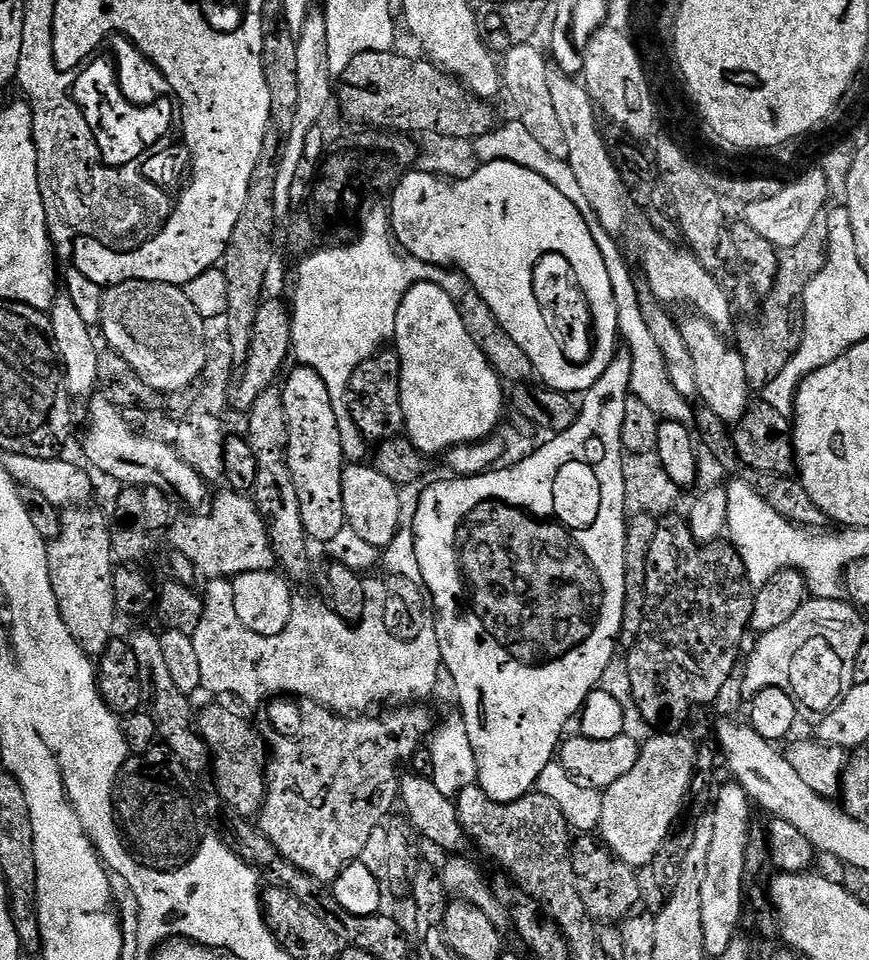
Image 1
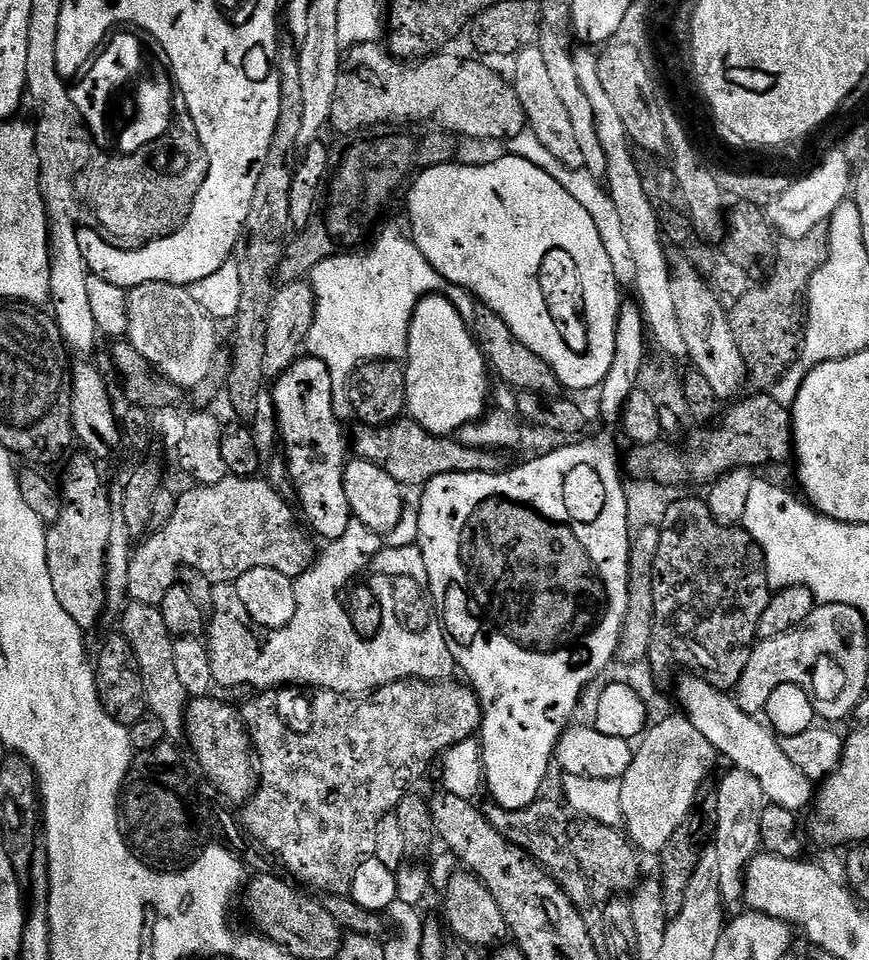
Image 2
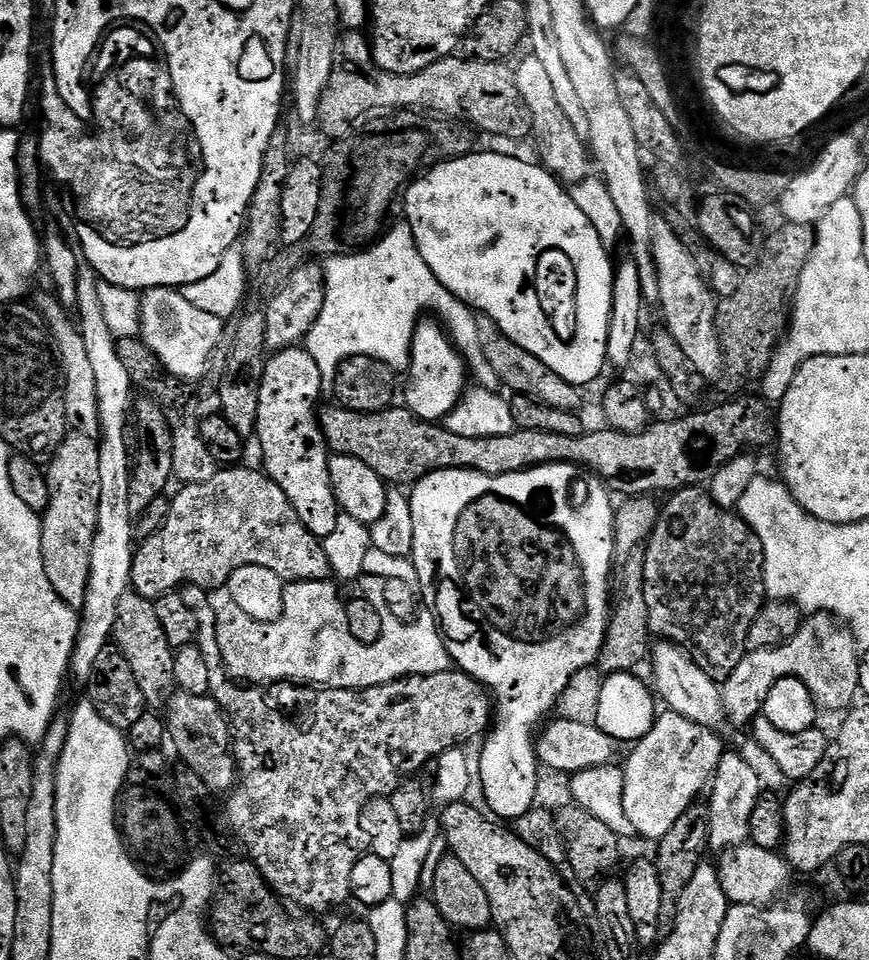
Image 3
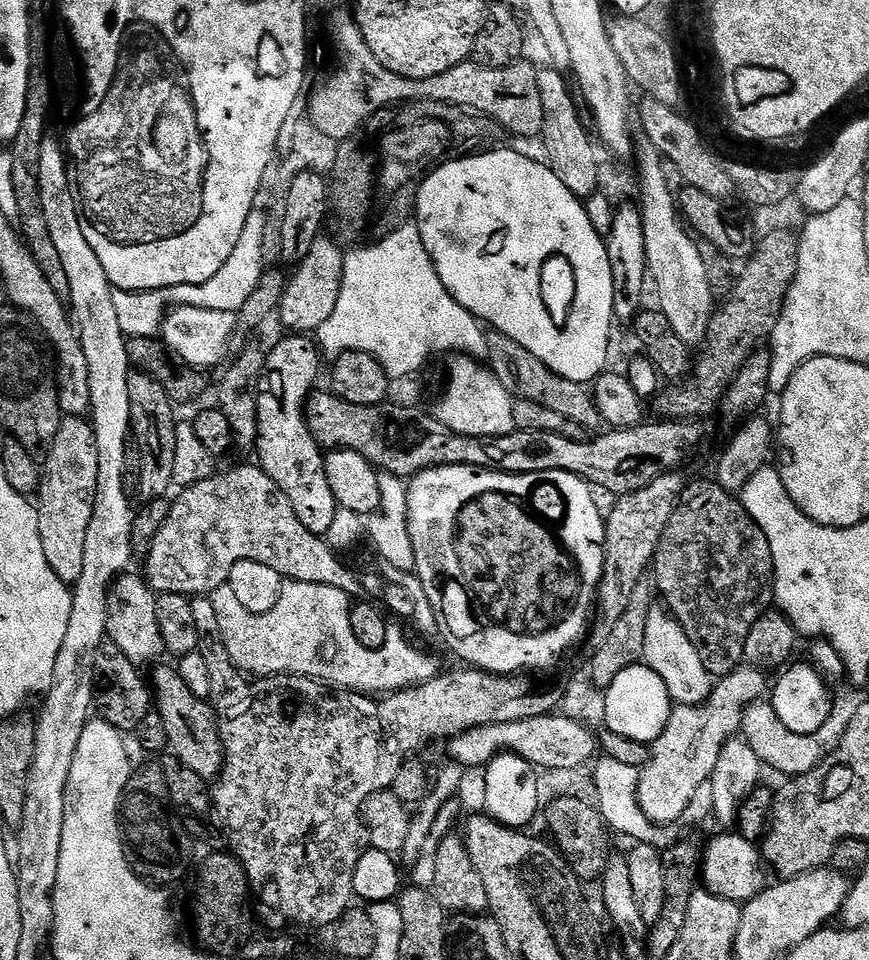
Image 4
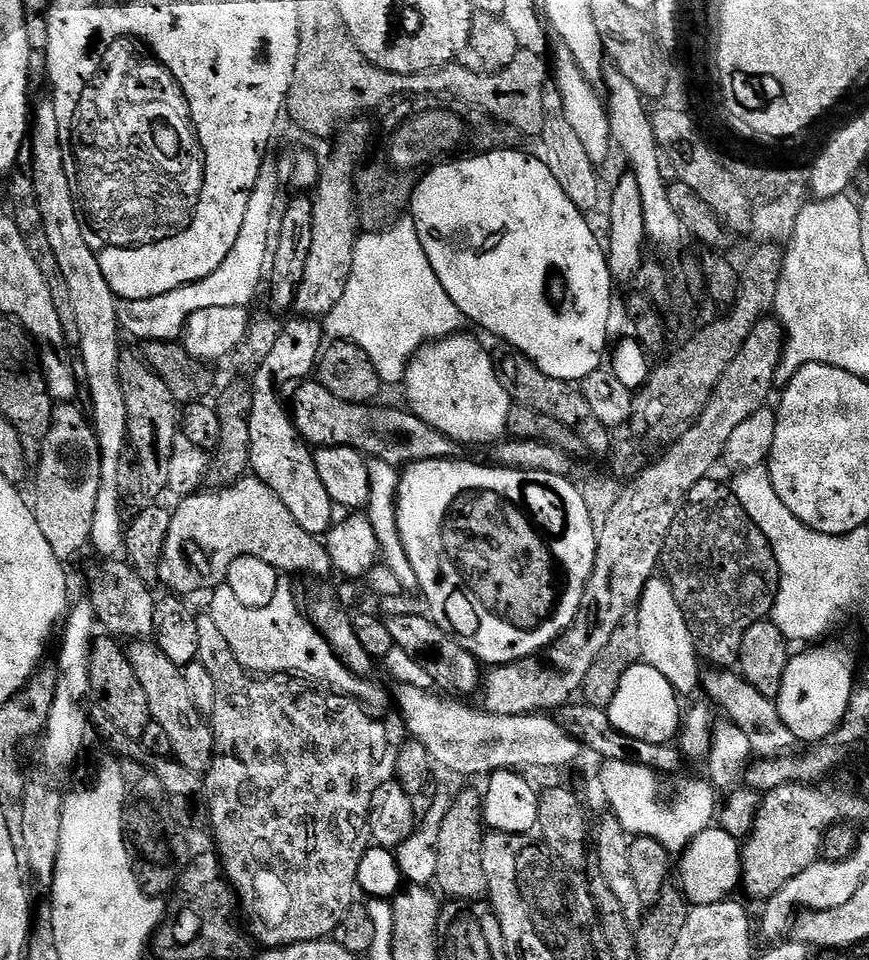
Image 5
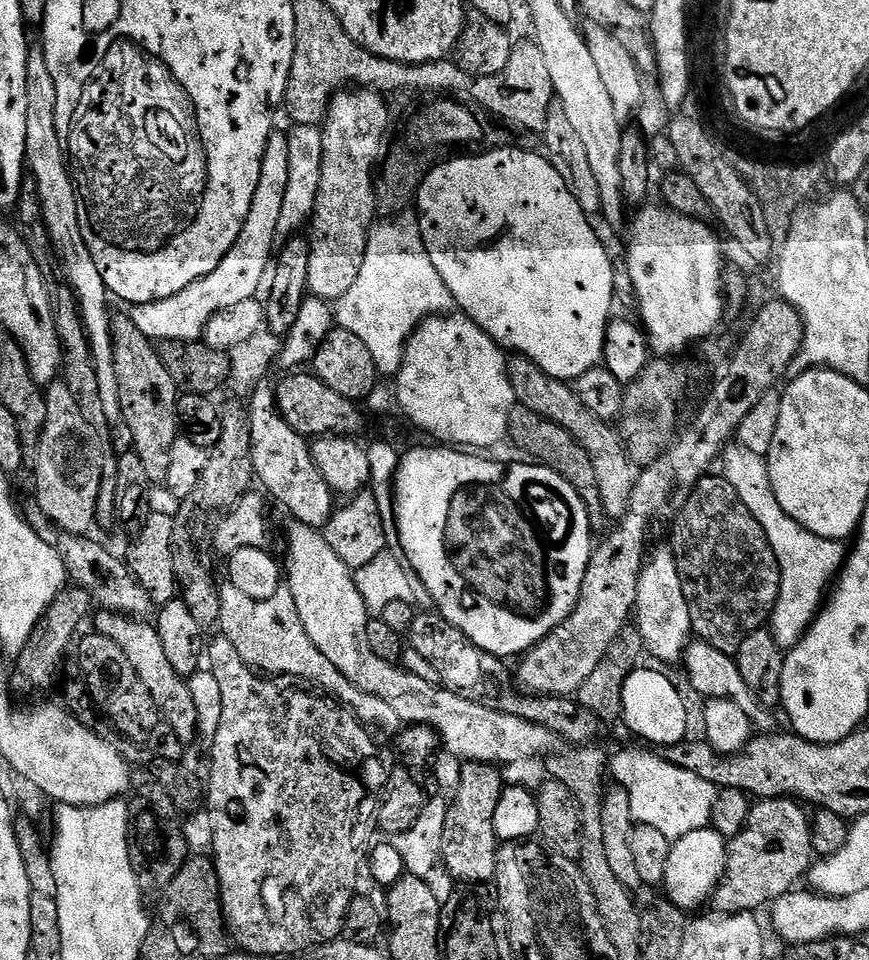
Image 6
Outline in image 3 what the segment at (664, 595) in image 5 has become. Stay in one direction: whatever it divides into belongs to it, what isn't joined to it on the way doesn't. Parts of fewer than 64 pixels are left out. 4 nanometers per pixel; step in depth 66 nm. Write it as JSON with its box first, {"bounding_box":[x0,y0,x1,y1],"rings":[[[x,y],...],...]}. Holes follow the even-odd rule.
{"bounding_box":[650,642,726,730],"rings":[[[660,642],[657,648],[655,645],[651,649],[650,664],[651,660],[652,672],[656,675],[655,691],[658,696],[660,691],[659,699],[668,703],[665,704],[667,711],[677,712],[682,718],[709,730],[716,730],[720,723],[725,723],[726,713],[721,685],[710,679],[683,648],[671,642]]]}

